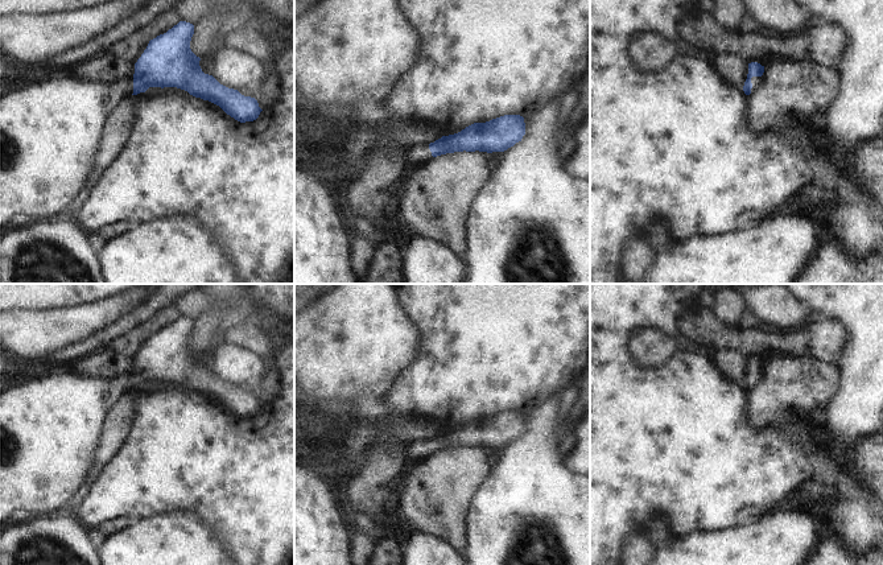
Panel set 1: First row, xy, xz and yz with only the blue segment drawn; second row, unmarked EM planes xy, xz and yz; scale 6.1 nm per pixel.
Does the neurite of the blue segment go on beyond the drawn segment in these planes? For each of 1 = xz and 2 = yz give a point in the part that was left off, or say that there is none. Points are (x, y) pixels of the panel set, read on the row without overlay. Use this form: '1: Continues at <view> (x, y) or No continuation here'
1: Continues at xz (419, 450)
2: Continues at yz (756, 378).

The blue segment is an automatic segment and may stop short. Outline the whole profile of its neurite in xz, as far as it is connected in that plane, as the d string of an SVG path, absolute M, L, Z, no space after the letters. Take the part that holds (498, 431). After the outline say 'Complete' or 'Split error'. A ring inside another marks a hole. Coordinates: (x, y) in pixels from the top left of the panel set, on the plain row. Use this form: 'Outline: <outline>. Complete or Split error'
Outline: M504 411L486 418L474 418L458 429L442 432L430 440L420 440L409 446L409 459L424 461L434 453L454 448L504 448L521 437L525 430L524 413Z. Split error.

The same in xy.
Outline: M180 317L150 335L135 359L133 374L115 380L67 372L4 384L0 392L0 527L17 510L49 515L67 507L96 463L112 408L131 391L145 388L149 383L177 383L219 401L240 418L259 413L263 405L255 393L244 392L202 367L201 354L190 345L193 330L194 321Z. Split error.

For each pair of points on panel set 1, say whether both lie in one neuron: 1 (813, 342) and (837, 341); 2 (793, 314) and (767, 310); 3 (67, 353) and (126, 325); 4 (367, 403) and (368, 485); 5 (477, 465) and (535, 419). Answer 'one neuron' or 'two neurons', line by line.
1: one neuron
2: one neuron
3: one neuron
4: two neurons
5: two neurons

